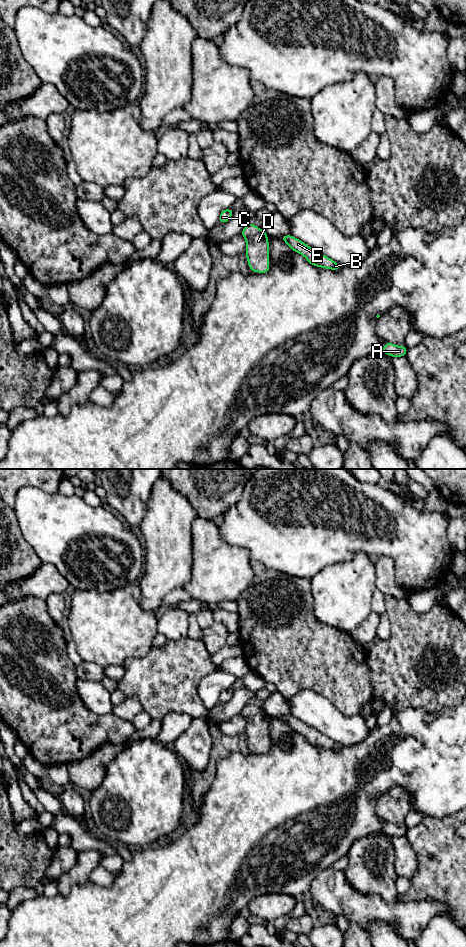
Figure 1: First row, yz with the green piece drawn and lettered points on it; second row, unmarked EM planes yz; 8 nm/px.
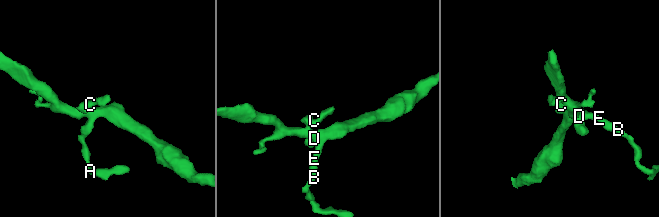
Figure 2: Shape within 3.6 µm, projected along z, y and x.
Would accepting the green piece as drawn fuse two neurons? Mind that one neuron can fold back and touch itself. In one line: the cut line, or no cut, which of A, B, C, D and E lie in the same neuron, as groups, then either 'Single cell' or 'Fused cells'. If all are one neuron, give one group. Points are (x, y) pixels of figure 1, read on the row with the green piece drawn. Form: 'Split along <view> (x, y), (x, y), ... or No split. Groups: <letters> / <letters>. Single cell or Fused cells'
No split. Groups: A B C D E. Single cell

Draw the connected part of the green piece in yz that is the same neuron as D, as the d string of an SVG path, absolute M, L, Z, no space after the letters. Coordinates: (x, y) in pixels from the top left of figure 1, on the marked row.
M251 222L244 227L241 235L246 240L246 257L250 271L268 273L270 271L268 234Z

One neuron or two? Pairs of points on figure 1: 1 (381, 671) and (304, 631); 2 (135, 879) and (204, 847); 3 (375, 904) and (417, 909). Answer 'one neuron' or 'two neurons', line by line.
1: two neurons
2: one neuron
3: one neuron

